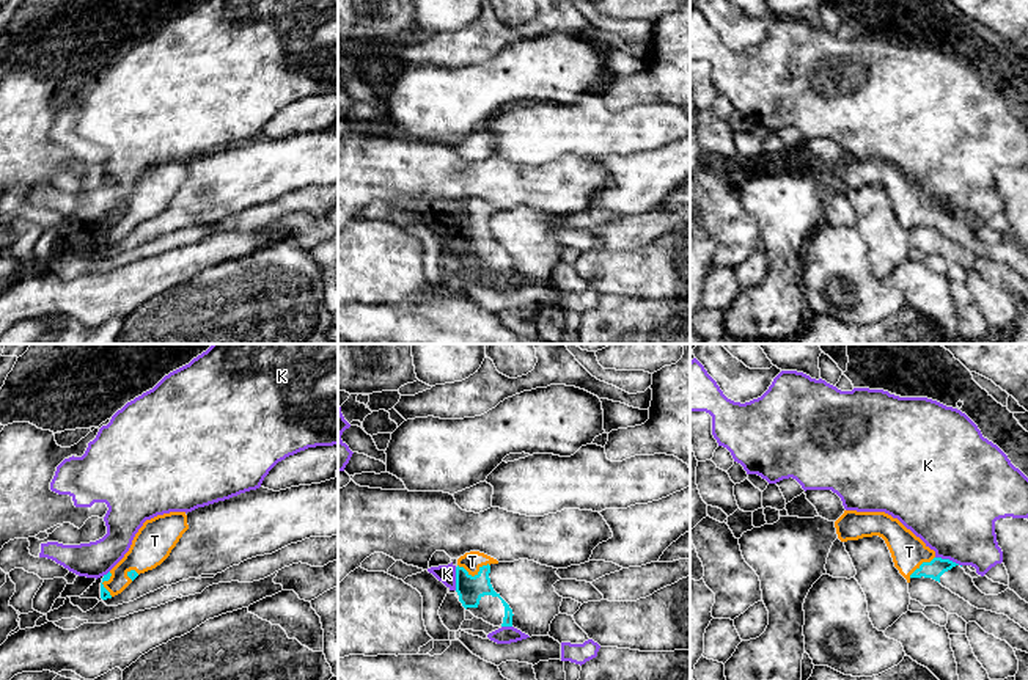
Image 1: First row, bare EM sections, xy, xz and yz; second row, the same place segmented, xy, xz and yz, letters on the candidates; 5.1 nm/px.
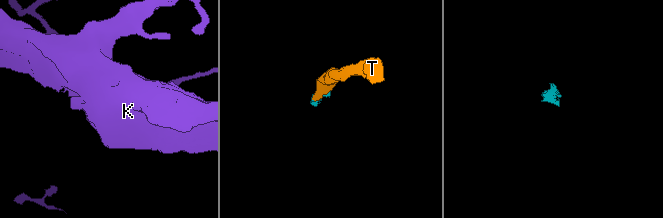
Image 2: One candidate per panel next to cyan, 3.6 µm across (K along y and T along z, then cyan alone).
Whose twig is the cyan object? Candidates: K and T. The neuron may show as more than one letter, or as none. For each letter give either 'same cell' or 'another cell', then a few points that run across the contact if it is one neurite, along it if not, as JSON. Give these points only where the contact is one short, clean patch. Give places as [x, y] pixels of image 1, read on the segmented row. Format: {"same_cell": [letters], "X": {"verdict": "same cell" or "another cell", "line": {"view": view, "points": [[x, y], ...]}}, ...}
{"same_cell": ["T"], "K": {"verdict": "another cell", "line": {"view": "yz", "points": [[936, 556], [951, 559], [961, 566]]}}, "T": {"verdict": "same cell", "line": {"view": "xz", "points": [[470, 589], [475, 575], [472, 561]]}}}

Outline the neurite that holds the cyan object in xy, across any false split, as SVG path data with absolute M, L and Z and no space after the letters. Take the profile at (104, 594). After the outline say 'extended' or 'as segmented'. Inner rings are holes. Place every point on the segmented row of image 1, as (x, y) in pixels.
M185 512L146 520L124 558L102 578L101 598L121 594L140 573L160 565L189 529Z | extended

